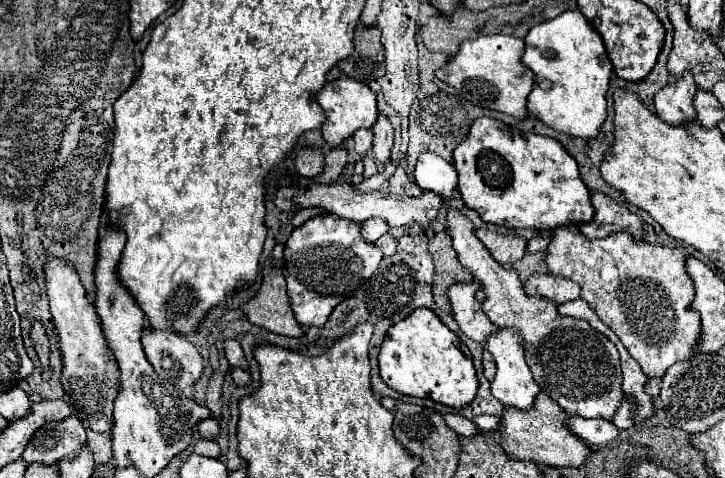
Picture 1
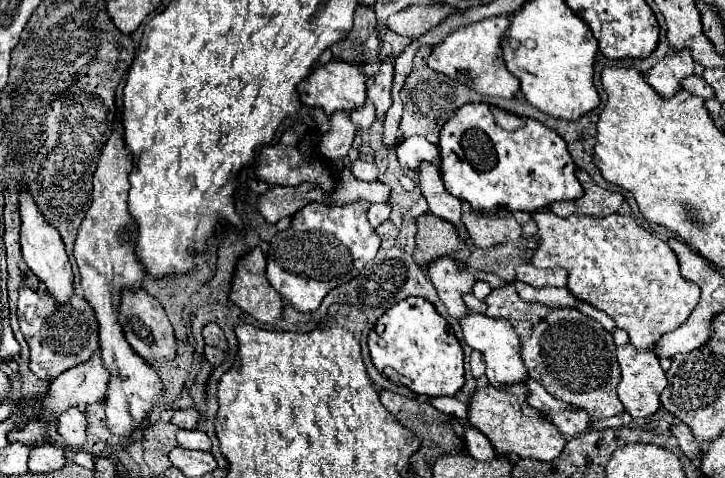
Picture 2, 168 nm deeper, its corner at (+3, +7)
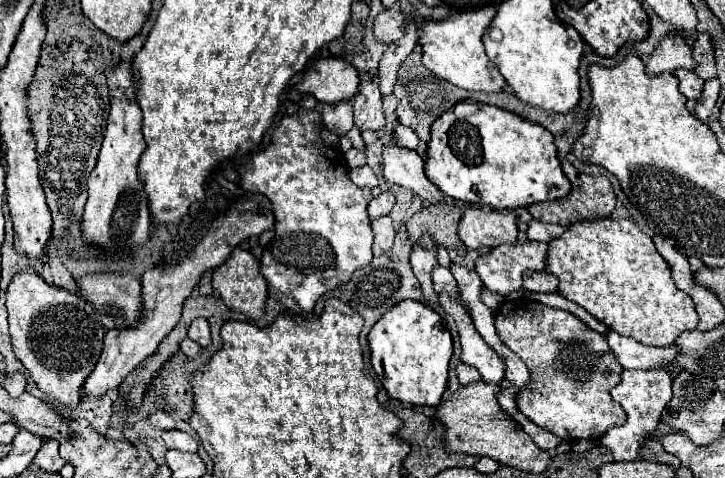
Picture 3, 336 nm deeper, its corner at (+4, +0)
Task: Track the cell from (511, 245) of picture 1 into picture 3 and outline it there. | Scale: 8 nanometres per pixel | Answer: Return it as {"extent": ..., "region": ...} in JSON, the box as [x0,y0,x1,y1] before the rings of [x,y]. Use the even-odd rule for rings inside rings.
{"extent":[458,206,518,250],"region":[[[468,206],[462,214],[458,236],[470,250],[514,244],[518,240],[516,214]]]}

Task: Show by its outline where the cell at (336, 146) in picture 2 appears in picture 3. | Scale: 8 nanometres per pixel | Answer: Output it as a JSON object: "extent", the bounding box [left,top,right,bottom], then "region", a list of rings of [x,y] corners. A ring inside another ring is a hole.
{"extent":[322,102,354,136],"region":[[[340,102],[338,106],[324,106],[322,120],[330,132],[334,132],[336,136],[346,136],[354,124],[350,102]]]}

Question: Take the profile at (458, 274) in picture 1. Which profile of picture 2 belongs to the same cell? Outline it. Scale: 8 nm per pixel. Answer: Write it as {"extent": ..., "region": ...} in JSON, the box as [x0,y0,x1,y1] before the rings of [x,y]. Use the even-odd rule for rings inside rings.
{"extent":[415,213,471,267],"region":[[[423,213],[417,217],[417,235],[415,235],[417,247],[415,247],[415,261],[421,267],[427,267],[433,259],[447,255],[461,261],[467,261],[471,249],[465,245],[463,239],[459,239],[455,225],[447,223],[445,219],[439,219],[437,215]]]}

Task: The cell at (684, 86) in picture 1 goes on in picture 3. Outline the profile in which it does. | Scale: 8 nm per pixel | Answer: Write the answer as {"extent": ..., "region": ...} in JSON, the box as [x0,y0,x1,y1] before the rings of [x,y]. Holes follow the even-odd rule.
{"extent":[646,34,696,74],"region":[[[672,34],[646,60],[646,74],[674,74],[678,68],[694,70],[694,66],[696,62],[692,58],[692,48],[680,34]]]}

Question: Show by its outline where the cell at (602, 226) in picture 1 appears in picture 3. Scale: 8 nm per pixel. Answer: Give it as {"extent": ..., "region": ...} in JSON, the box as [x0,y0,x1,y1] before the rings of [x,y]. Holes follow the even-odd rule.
{"extent":[528,160,616,226],"region":[[[562,160],[564,174],[572,182],[572,194],[568,194],[562,200],[554,202],[538,202],[534,206],[528,206],[528,212],[534,216],[534,220],[542,220],[548,224],[560,224],[560,226],[570,226],[572,222],[578,220],[588,220],[588,218],[606,218],[612,214],[616,206],[616,194],[612,190],[612,184],[604,176],[586,176],[578,172],[568,160]]]}

